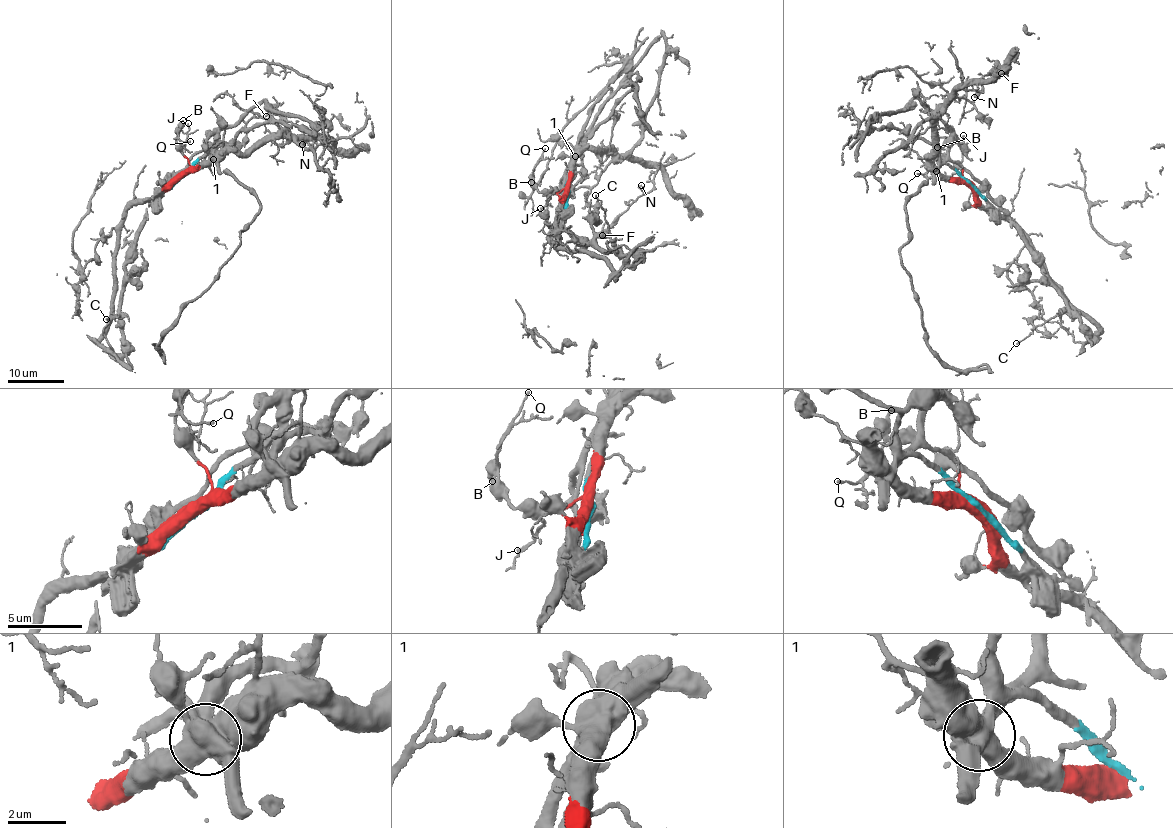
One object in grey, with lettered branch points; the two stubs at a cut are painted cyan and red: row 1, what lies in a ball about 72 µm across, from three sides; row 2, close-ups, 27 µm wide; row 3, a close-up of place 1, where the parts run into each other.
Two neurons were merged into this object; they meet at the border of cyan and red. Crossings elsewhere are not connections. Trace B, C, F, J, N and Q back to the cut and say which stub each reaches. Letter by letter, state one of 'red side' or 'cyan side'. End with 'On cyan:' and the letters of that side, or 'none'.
B: red side
C: cyan side
F: red side
J: red side
N: red side
Q: red side
On cyan: C

